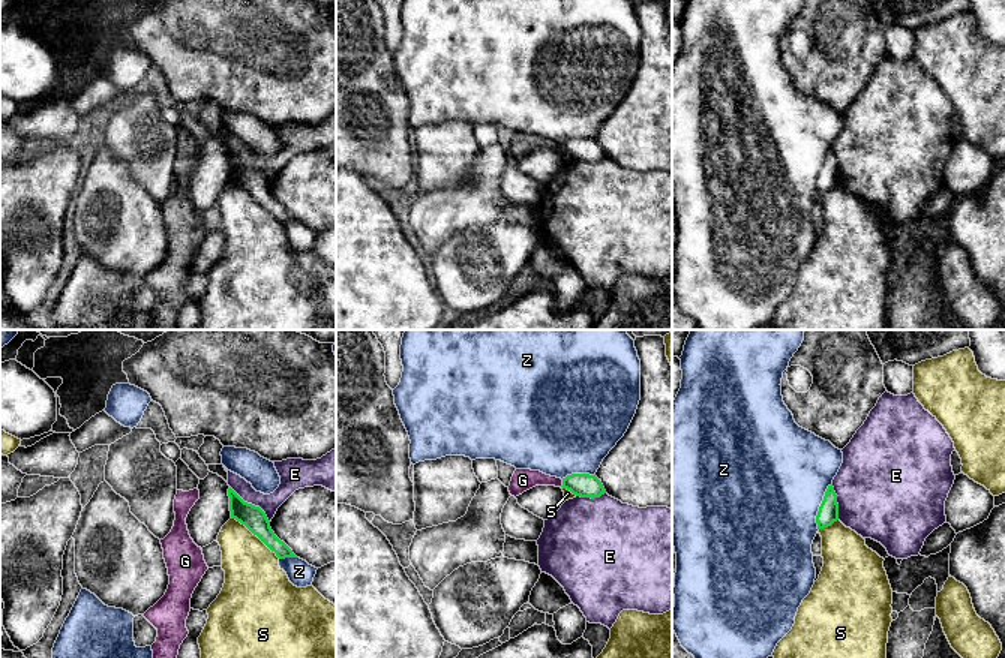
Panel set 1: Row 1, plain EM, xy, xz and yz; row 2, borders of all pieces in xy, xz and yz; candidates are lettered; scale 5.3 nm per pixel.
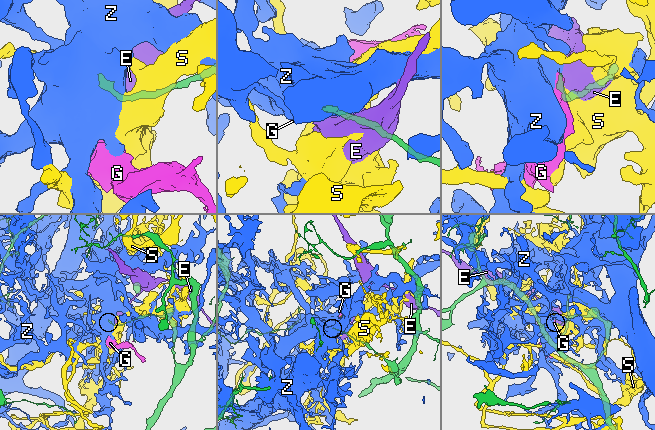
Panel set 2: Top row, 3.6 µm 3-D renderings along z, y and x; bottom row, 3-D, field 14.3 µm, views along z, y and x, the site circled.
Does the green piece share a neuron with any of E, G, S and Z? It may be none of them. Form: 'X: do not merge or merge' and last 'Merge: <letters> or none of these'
E: do not merge
G: do not merge
S: do not merge
Z: do not merge
Merge: none of these

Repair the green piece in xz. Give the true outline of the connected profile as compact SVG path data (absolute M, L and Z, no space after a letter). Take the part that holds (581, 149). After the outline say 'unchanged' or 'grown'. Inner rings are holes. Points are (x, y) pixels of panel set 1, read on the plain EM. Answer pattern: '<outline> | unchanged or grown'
M572 138L562 142L562 153L570 154L580 162L600 162L606 157L602 145L596 139L590 138Z | unchanged

